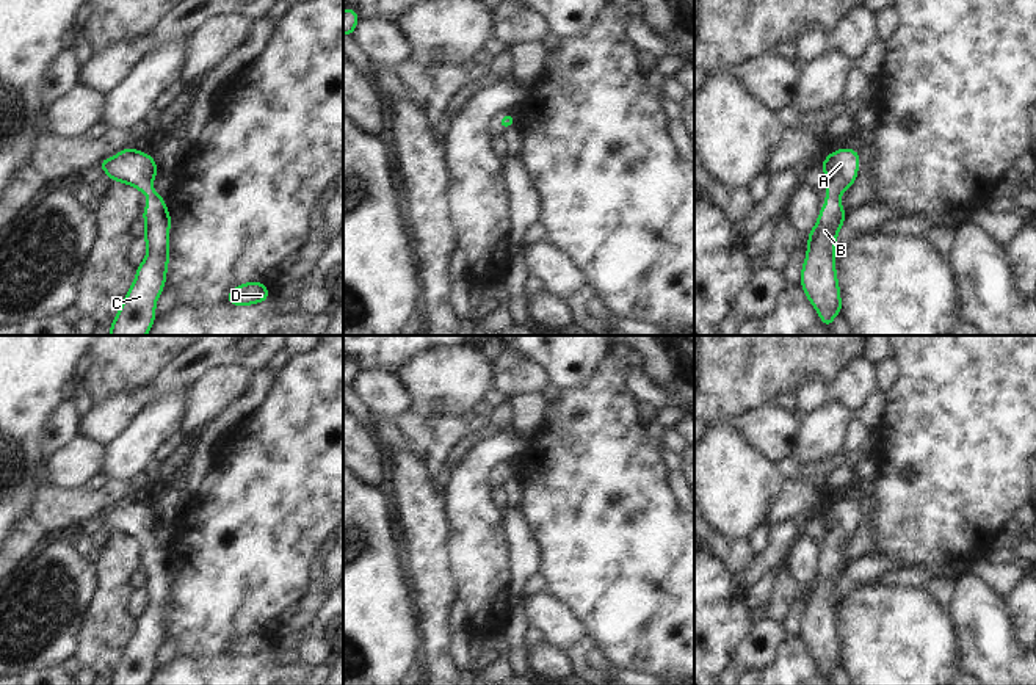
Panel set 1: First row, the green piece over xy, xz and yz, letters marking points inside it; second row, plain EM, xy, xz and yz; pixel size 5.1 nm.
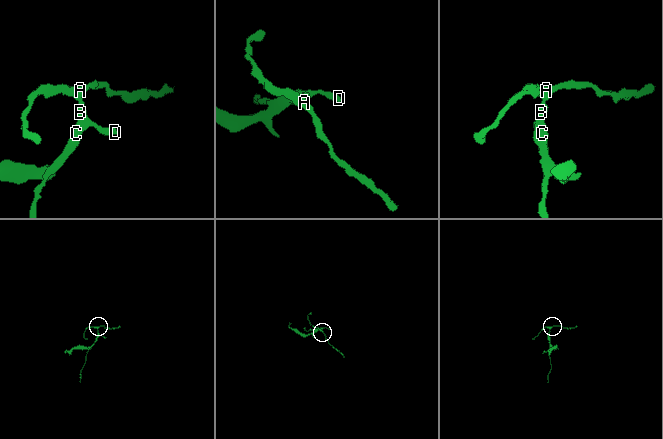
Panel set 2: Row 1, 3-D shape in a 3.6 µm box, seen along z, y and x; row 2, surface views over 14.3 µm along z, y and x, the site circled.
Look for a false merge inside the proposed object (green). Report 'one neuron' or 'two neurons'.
one neuron

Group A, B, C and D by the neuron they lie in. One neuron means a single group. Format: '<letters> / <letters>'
A B C D

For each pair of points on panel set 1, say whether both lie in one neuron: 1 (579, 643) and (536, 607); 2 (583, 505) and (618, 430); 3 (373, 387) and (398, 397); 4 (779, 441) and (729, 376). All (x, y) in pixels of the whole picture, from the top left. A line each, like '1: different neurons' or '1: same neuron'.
1: same neuron
2: same neuron
3: same neuron
4: different neurons

